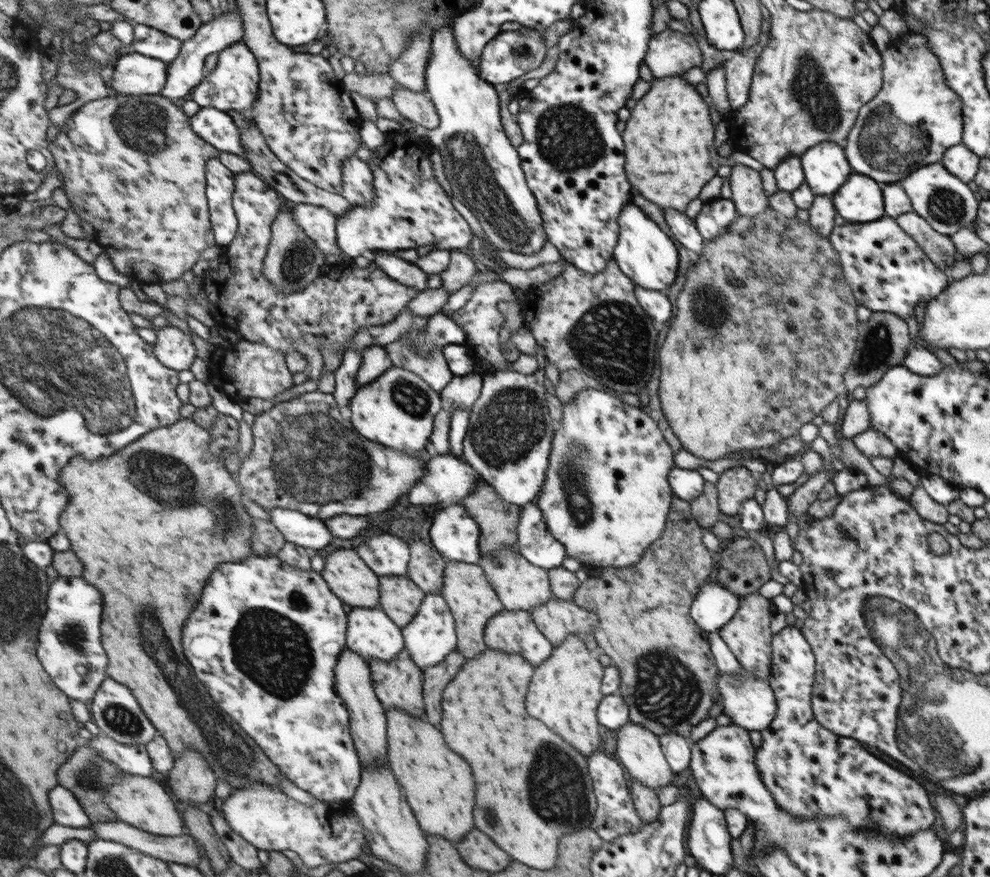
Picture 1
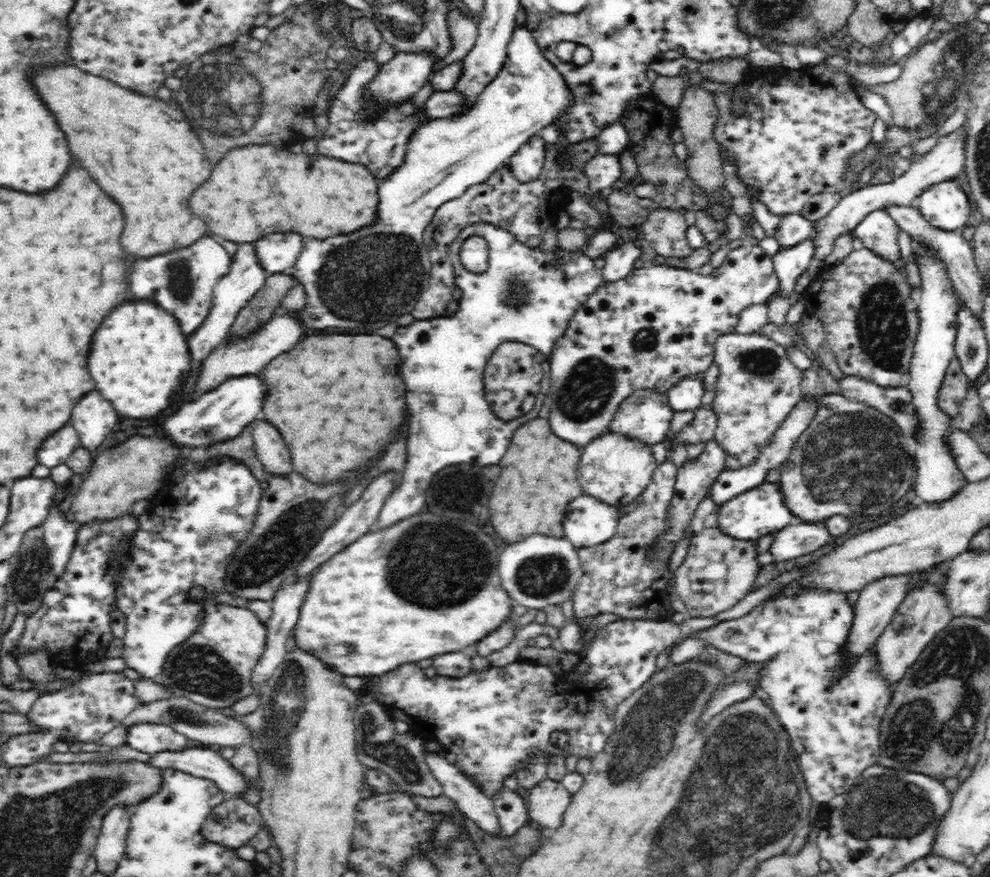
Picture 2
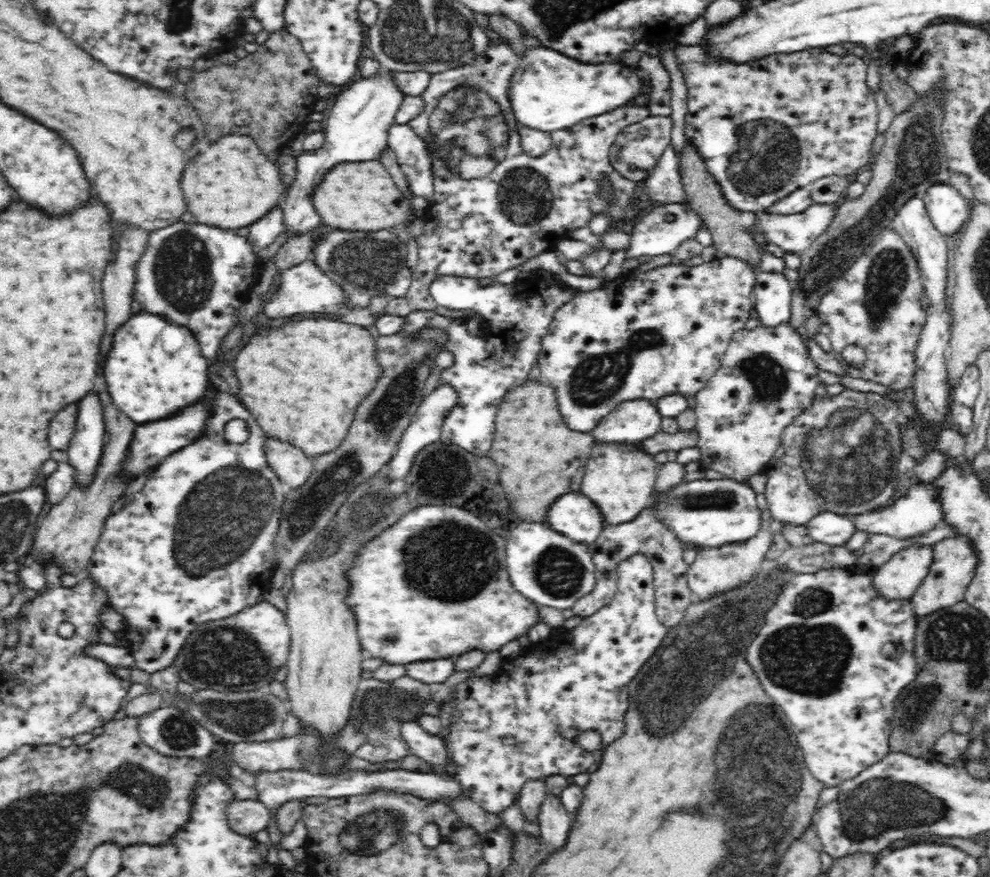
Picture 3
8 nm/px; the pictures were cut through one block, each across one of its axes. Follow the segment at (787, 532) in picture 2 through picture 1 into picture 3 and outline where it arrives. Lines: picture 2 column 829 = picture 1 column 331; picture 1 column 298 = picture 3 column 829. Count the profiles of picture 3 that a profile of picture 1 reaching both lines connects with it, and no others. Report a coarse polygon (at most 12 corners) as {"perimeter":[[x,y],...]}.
{"perimeter":[[830,510],[808,524],[815,542],[847,544],[858,530],[854,515]]}

